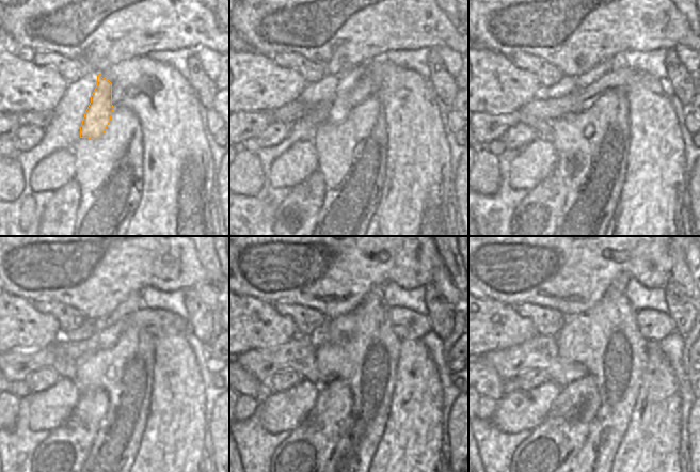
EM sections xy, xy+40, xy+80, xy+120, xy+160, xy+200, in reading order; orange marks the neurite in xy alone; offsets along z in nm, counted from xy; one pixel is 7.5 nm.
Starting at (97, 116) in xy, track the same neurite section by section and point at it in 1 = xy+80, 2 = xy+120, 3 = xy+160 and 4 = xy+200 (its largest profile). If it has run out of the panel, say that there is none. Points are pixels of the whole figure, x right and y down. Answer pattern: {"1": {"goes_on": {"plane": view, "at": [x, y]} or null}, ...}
{"1": {"goes_on": {"plane": "xy+80", "at": [588, 78]}}, "2": {"goes_on": {"plane": "xy+120", "at": [133, 302]}}, "3": {"goes_on": {"plane": "xy+160", "at": [376, 295]}}, "4": {"goes_on": {"plane": "xy+200", "at": [620, 282]}}}

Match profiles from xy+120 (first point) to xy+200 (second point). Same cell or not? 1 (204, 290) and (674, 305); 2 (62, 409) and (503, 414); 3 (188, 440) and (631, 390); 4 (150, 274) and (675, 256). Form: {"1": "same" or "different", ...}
{"1": "different", "2": "same", "3": "different", "4": "different"}

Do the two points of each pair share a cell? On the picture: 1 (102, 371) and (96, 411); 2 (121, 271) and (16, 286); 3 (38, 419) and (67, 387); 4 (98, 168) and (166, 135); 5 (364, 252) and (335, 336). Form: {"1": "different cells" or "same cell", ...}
{"1": "different cells", "2": "same cell", "3": "same cell", "4": "different cells", "5": "different cells"}

